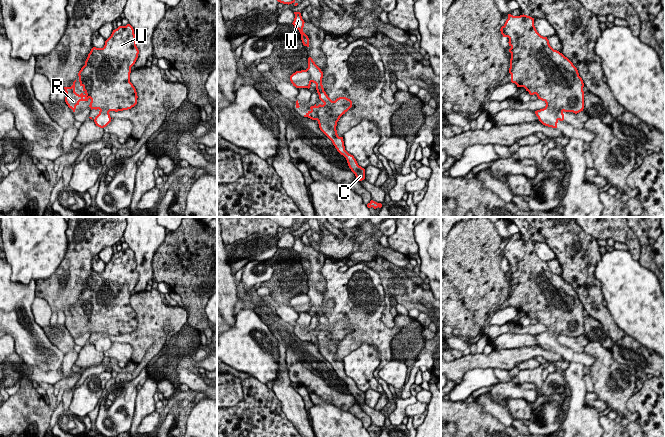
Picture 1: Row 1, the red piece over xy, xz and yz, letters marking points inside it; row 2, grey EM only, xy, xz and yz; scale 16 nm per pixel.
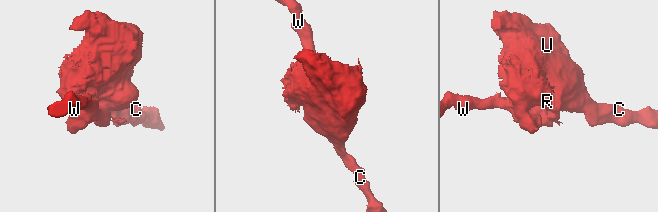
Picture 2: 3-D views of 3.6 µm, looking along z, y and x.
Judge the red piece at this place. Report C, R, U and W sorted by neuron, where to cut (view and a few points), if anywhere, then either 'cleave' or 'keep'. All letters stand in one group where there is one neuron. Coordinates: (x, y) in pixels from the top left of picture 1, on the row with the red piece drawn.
groups C R U / W; cut yz (545, 107), (549, 107), (554, 112), (562, 112); cleave

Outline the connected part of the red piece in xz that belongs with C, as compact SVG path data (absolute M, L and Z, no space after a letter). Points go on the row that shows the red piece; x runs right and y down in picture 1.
M329 97L328 99L327 104L311 106L311 110L304 117L318 121L320 130L332 141L337 151L346 158L356 179L362 181L365 179L365 169L359 166L354 156L345 150L343 137L339 137L336 130L337 122L352 107L352 101L346 97L339 97L335 101Z

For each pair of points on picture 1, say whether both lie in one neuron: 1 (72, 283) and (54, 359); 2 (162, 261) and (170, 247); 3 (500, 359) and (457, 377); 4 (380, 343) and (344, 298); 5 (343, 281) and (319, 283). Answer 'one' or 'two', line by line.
1: two
2: one
3: one
4: one
5: two

